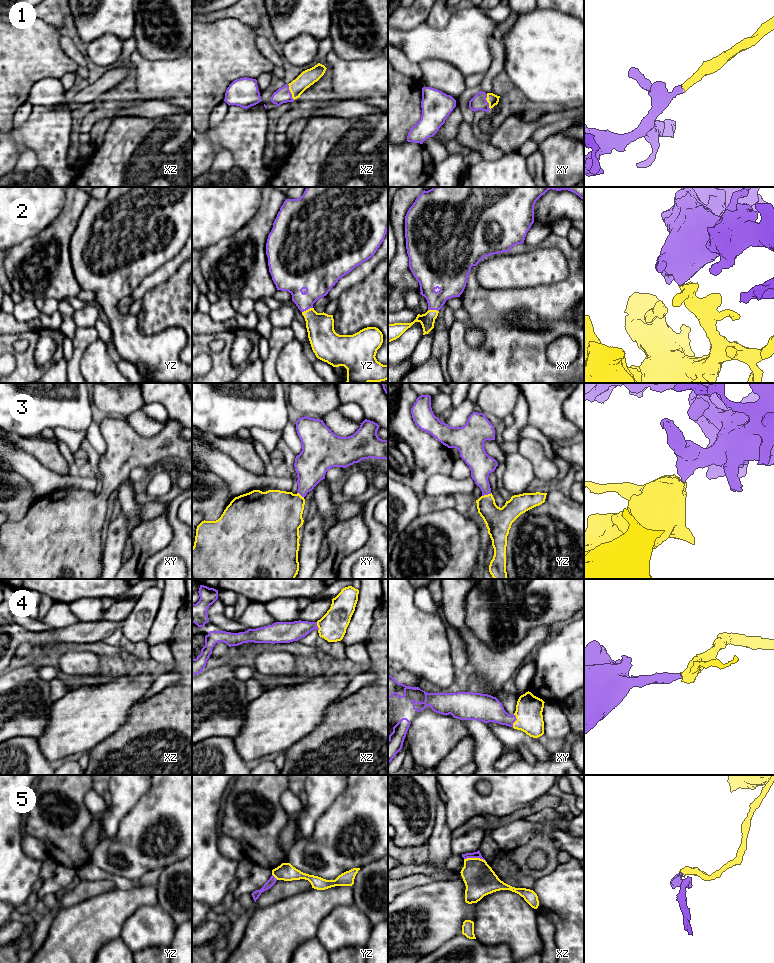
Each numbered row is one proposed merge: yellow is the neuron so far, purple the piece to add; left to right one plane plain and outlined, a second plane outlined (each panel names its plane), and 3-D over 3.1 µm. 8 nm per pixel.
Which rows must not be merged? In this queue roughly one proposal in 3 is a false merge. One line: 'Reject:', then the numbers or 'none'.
Reject: 5

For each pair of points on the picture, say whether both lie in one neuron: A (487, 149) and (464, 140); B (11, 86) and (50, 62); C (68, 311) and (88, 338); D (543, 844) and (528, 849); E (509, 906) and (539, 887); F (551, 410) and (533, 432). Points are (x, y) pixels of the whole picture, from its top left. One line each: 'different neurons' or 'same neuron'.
A: same neuron
B: same neuron
C: different neurons
D: same neuron
E: different neurons
F: different neurons

